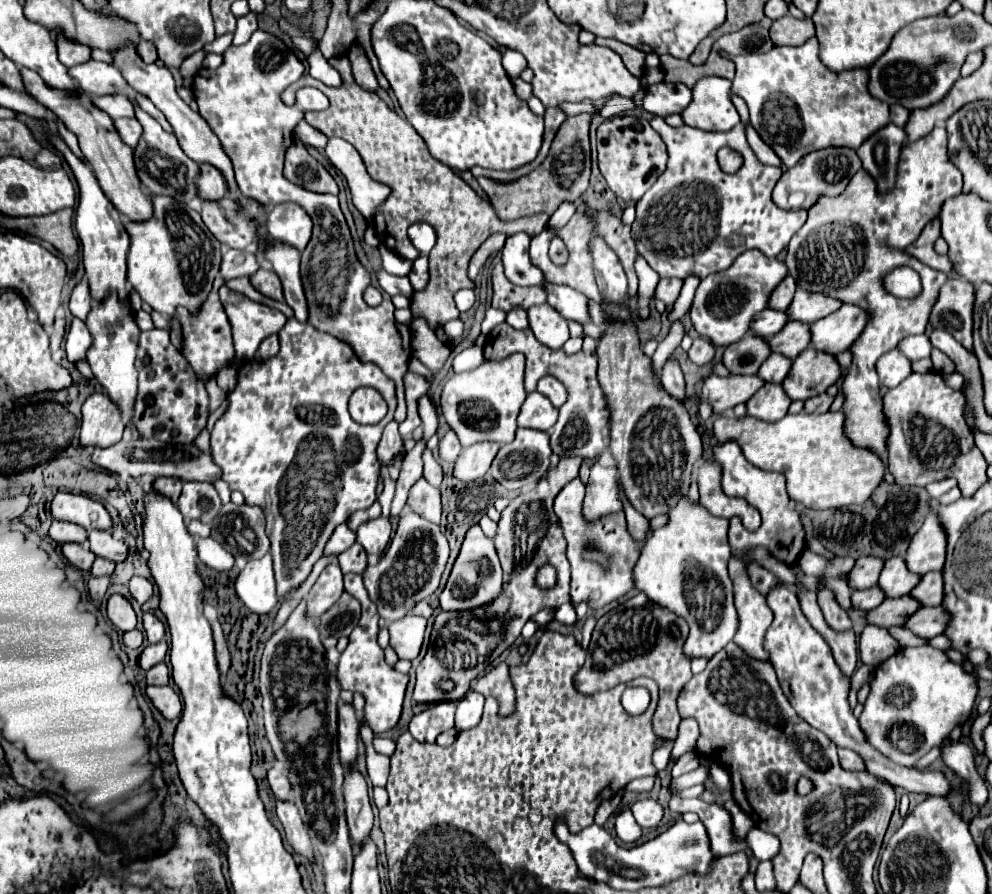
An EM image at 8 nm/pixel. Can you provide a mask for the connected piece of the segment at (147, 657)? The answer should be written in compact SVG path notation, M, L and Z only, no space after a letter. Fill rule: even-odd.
M160 640L158 644L148 644L148 646L142 650L142 654L140 654L140 668L142 668L142 670L148 670L148 668L152 668L154 664L162 662L164 656L166 656L166 650L168 650L166 640Z

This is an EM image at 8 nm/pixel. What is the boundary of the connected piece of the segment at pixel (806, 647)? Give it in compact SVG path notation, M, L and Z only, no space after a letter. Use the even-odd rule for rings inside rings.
M782 584L780 588L772 588L768 594L768 606L774 612L774 622L770 624L766 632L766 648L772 660L772 666L778 674L780 686L796 710L800 718L804 718L810 726L824 732L838 748L850 748L854 750L866 764L866 770L872 772L878 778L888 780L894 786L900 786L908 792L924 792L930 796L946 796L948 794L948 782L942 776L942 772L932 770L914 770L900 764L894 764L884 754L880 754L864 736L864 732L858 726L858 720L850 712L848 706L848 690L850 690L850 678L846 678L840 668L836 666L832 658L832 650L824 636L808 622L804 612L800 610L800 602L796 596L796 590L792 586Z

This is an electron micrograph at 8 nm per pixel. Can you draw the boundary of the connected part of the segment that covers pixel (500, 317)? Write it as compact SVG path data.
M488 308L486 310L486 316L484 316L484 322L482 322L482 334L488 334L494 326L502 324L504 322L504 316L506 316L506 312L496 310L496 308Z

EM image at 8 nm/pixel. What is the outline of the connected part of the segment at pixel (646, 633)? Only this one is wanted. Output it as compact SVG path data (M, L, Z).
M636 594L634 598L622 602L620 606L608 610L604 616L598 618L584 668L576 676L576 688L580 692L582 688L610 690L620 682L628 682L638 676L652 678L660 690L656 712L652 716L652 728L658 736L674 740L680 724L676 698L682 686L692 678L690 660L682 654L686 636L688 624L684 618L668 612L666 608L660 608L658 604L652 604L650 600L646 600L644 594Z

